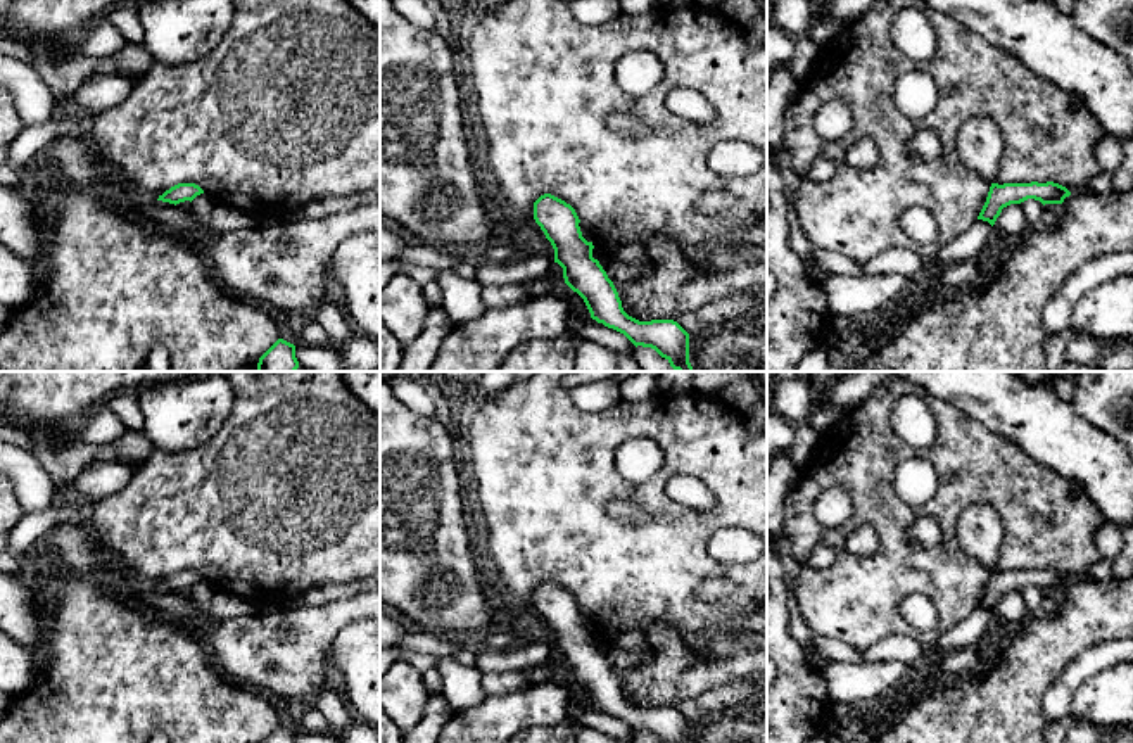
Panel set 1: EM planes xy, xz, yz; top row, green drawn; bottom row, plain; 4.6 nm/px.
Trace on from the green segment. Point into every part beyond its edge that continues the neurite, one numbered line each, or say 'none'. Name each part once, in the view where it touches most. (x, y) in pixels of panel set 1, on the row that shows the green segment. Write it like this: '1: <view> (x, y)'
none

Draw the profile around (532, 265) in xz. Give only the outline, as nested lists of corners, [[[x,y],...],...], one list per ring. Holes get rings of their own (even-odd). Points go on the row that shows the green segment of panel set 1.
[[[527,249],[525,254],[506,264],[482,261],[477,264],[477,280],[485,285],[525,285],[549,271],[553,259],[541,251]]]

